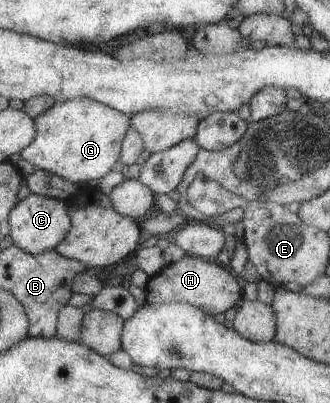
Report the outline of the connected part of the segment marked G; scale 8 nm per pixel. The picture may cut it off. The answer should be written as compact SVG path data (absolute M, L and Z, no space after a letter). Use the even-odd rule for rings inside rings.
M88 97L55 102L33 120L36 134L19 156L73 183L102 178L118 163L121 142L131 126L129 117Z

